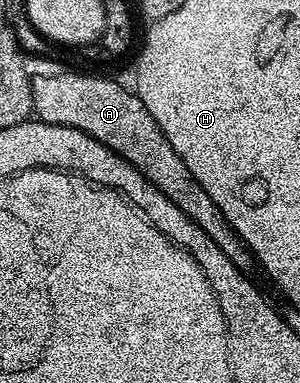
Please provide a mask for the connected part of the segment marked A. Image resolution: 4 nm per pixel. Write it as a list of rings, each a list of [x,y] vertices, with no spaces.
[[[27,55],[24,59],[24,67],[26,68],[28,79],[31,81],[31,98],[33,113],[35,117],[46,123],[57,123],[59,126],[76,127],[80,131],[86,132],[87,135],[94,139],[98,139],[104,146],[110,148],[116,154],[135,166],[148,182],[154,184],[171,202],[175,203],[186,216],[194,220],[203,231],[207,232],[218,248],[222,248],[223,255],[229,262],[232,262],[236,268],[244,273],[251,273],[252,268],[255,269],[256,261],[248,246],[237,236],[236,230],[223,216],[221,209],[218,208],[214,200],[210,198],[210,194],[202,189],[190,172],[190,168],[186,167],[182,158],[174,152],[173,145],[170,144],[158,127],[158,122],[154,120],[147,111],[146,106],[142,103],[135,91],[126,89],[119,83],[117,79],[102,78],[100,76],[92,76],[90,74],[80,74],[70,70],[61,70],[62,66],[58,62],[52,62],[44,58],[34,58]]]

